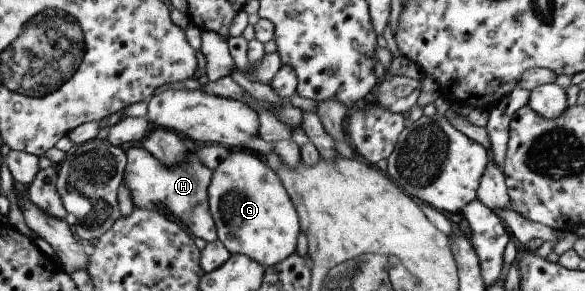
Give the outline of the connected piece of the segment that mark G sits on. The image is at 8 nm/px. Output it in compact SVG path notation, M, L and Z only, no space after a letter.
M232 152L212 171L208 203L218 240L232 255L247 255L267 268L296 252L300 222L295 205L277 173L257 153Z

